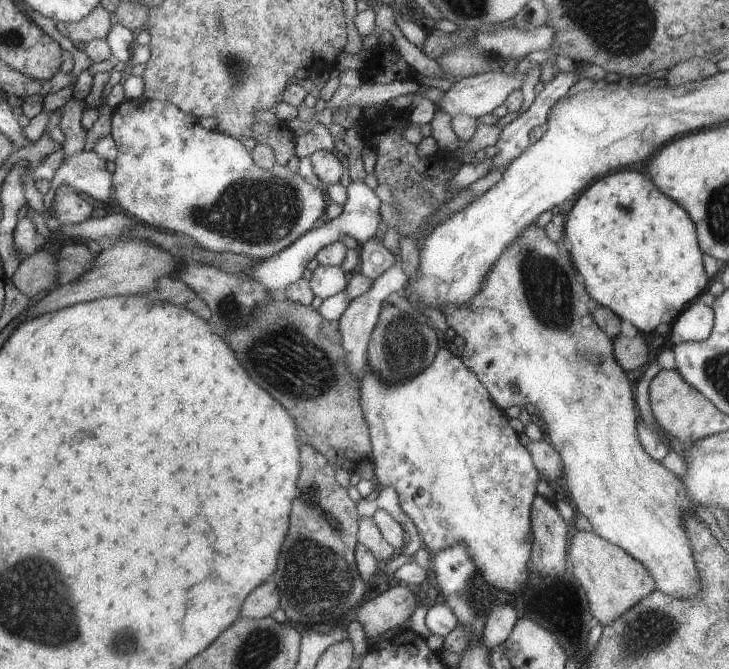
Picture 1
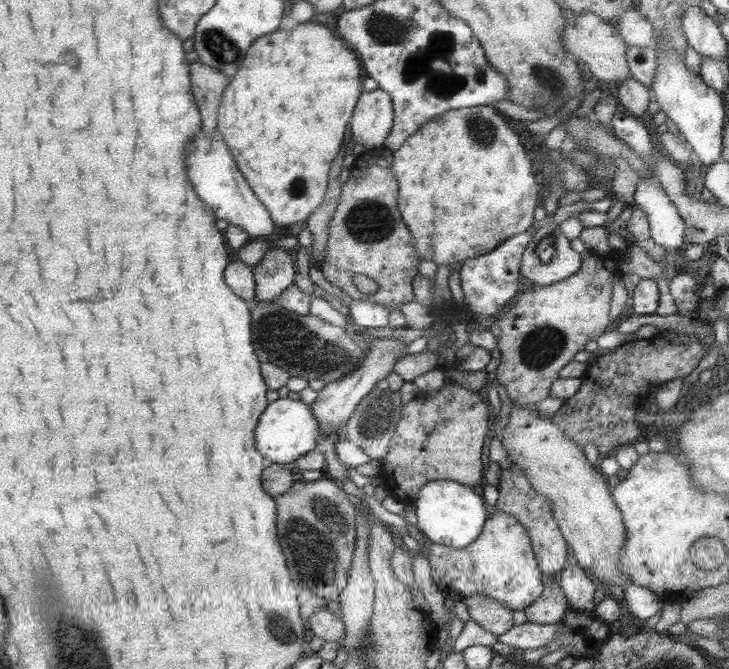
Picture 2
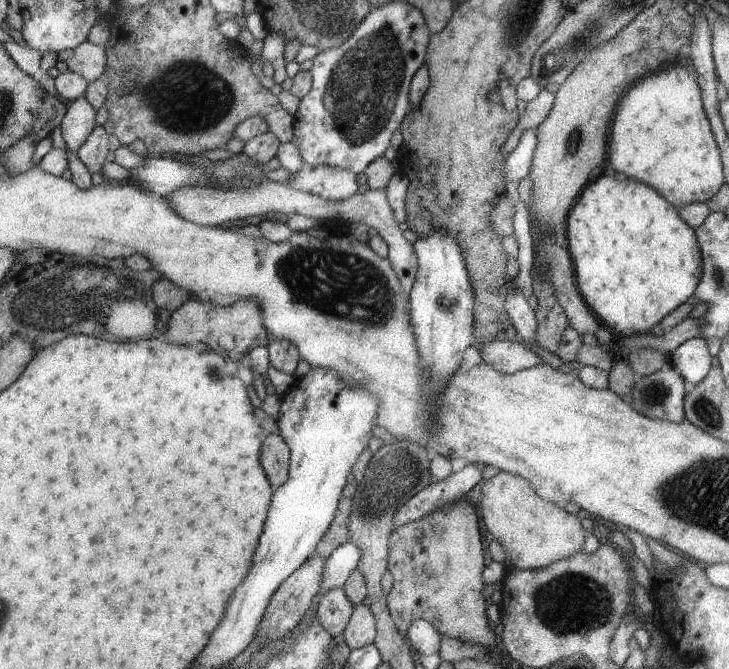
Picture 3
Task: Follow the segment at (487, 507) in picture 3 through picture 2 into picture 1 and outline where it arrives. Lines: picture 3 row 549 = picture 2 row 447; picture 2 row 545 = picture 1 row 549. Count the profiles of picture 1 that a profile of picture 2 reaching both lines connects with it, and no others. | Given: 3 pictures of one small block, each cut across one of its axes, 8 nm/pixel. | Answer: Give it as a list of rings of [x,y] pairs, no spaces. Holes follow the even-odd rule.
[[[578,531],[574,534],[568,550],[568,560],[572,562],[574,577],[586,591],[592,616],[596,617],[602,626],[616,621],[624,612],[657,590],[655,581],[642,562],[635,560],[626,549],[604,540],[593,531]]]

